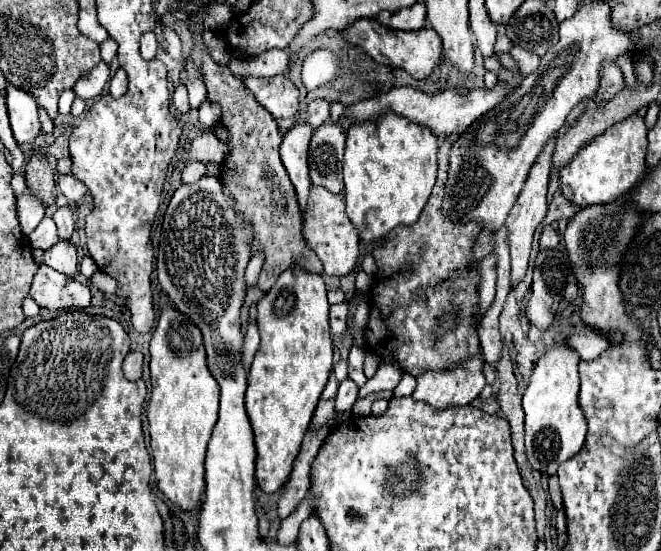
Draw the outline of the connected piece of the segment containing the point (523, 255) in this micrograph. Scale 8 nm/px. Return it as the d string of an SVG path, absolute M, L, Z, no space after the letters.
M550 138L550 142L544 146L542 154L538 156L536 164L532 166L528 180L518 196L518 202L514 204L514 208L510 210L508 218L506 218L506 228L508 228L508 246L510 246L510 284L512 288L524 278L526 270L528 270L528 258L530 258L530 250L532 250L532 236L536 232L536 228L542 224L544 216L546 216L546 190L548 190L548 176L550 176L550 158L552 158L552 150L554 150L554 138Z

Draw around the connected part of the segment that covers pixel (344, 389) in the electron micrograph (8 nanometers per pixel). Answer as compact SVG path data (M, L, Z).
M346 378L340 382L340 388L338 388L338 394L336 394L336 406L334 406L334 412L344 412L344 410L350 410L352 404L356 402L358 398L358 386Z

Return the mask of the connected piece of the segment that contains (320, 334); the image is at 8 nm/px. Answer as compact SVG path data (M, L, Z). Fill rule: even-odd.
M298 264L286 268L258 302L260 348L248 374L246 412L256 442L256 482L268 494L288 480L320 394L332 374L329 309L322 276L306 272Z

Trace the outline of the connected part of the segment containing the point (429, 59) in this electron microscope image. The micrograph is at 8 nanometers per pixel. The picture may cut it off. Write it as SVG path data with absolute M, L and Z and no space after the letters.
M362 18L356 24L352 24L344 32L344 36L346 36L348 42L364 48L378 64L404 68L416 80L428 78L434 72L434 68L438 68L442 64L442 60L444 60L442 42L440 42L438 34L434 30L428 30L428 28L422 28L422 30L416 30L416 32L396 32L396 30L390 30L390 28L382 26L382 24L378 24L376 20Z

